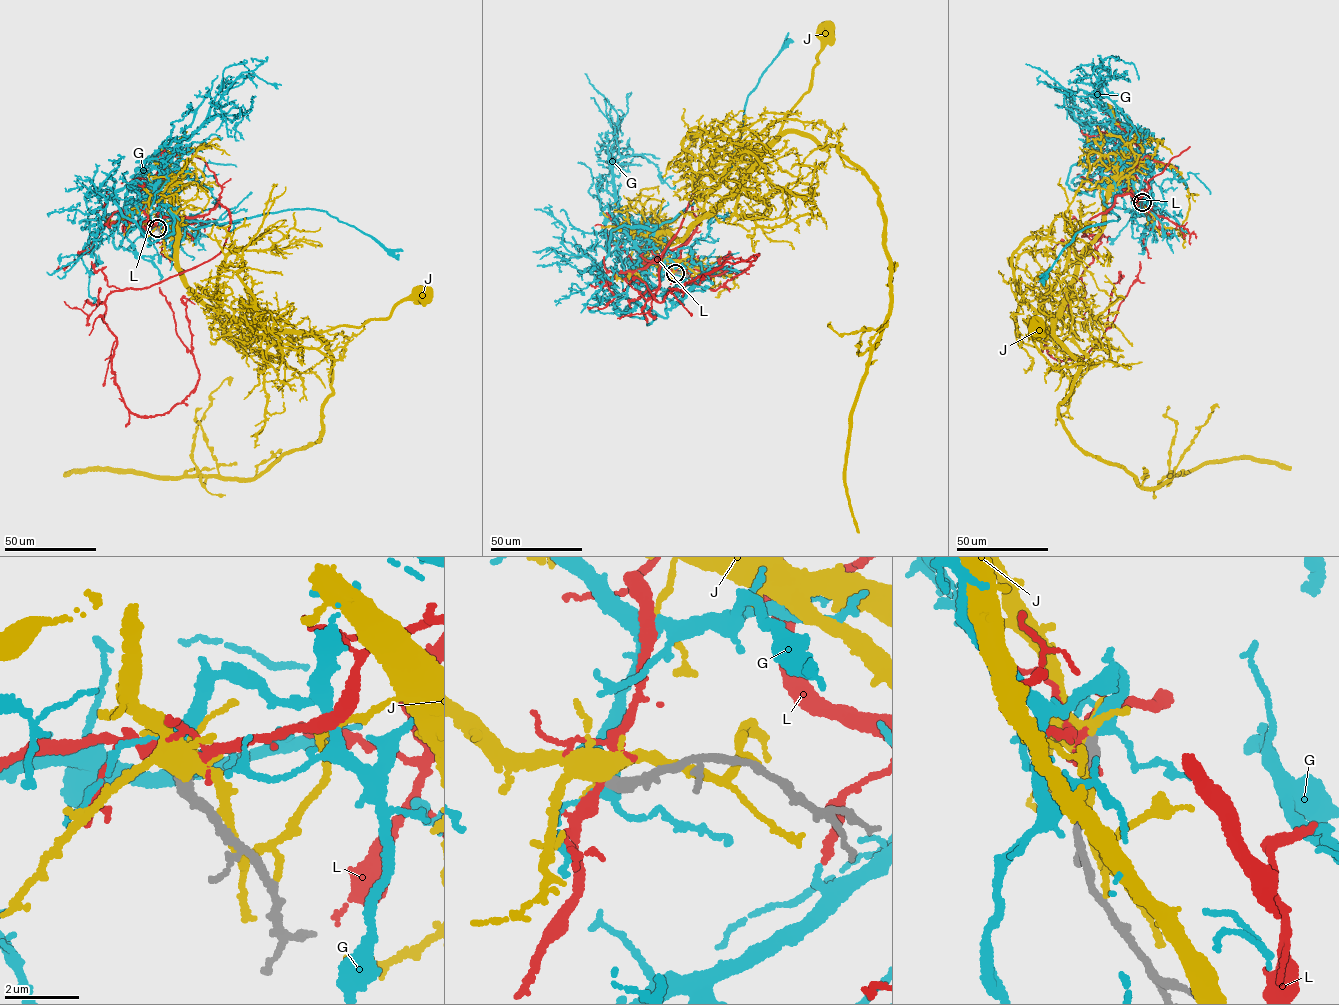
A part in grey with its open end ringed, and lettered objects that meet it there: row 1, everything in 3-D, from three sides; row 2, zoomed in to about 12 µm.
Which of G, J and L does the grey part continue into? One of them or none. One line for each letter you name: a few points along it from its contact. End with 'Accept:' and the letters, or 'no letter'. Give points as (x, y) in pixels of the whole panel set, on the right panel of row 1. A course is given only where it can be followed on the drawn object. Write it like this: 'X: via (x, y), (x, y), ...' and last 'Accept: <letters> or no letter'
G: via (1142, 202), (1122, 171), (1111, 176), (1104, 202), (1120, 219), (1077, 232), (1039, 277)
Accept: G

